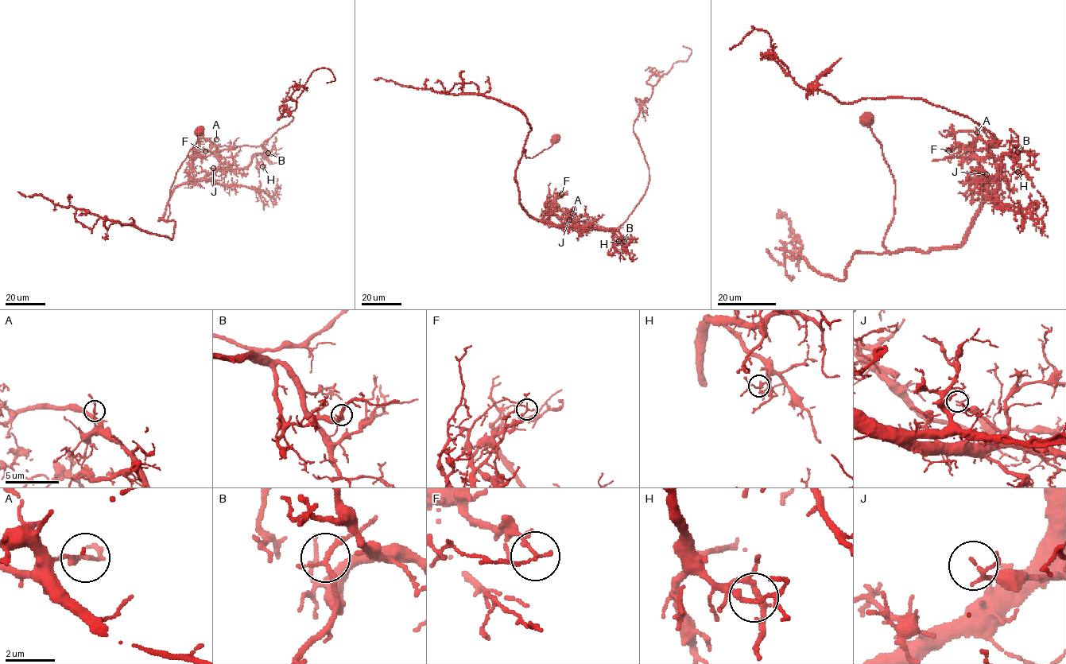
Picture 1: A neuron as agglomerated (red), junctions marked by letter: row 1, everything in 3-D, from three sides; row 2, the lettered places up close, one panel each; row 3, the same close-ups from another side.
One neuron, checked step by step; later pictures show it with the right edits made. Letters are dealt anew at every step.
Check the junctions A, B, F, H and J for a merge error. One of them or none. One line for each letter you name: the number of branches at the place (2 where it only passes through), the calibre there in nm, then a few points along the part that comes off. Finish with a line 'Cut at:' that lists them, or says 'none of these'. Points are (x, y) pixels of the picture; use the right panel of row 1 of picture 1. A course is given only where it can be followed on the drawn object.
F: 2 branches meet; 150 nm thick; foreign part runs (948, 150), (999, 143), (921, 99), (842, 103), (807, 90), (765, 31), (752, 27), (730, 49)
Cut at: F

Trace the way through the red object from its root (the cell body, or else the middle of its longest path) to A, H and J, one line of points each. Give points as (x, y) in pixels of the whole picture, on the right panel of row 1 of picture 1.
A: (868, 118), (895, 182), (894, 217), (883, 242), (892, 252), (962, 243), (998, 188), (996, 158), (977, 132)
H: (868, 118), (895, 182), (894, 217), (883, 242), (889, 251), (959, 246), (998, 188), (1004, 154), (1017, 172)
J: (868, 118), (895, 182), (894, 217), (883, 242), (889, 251), (959, 246), (998, 188), (998, 176), (986, 174)

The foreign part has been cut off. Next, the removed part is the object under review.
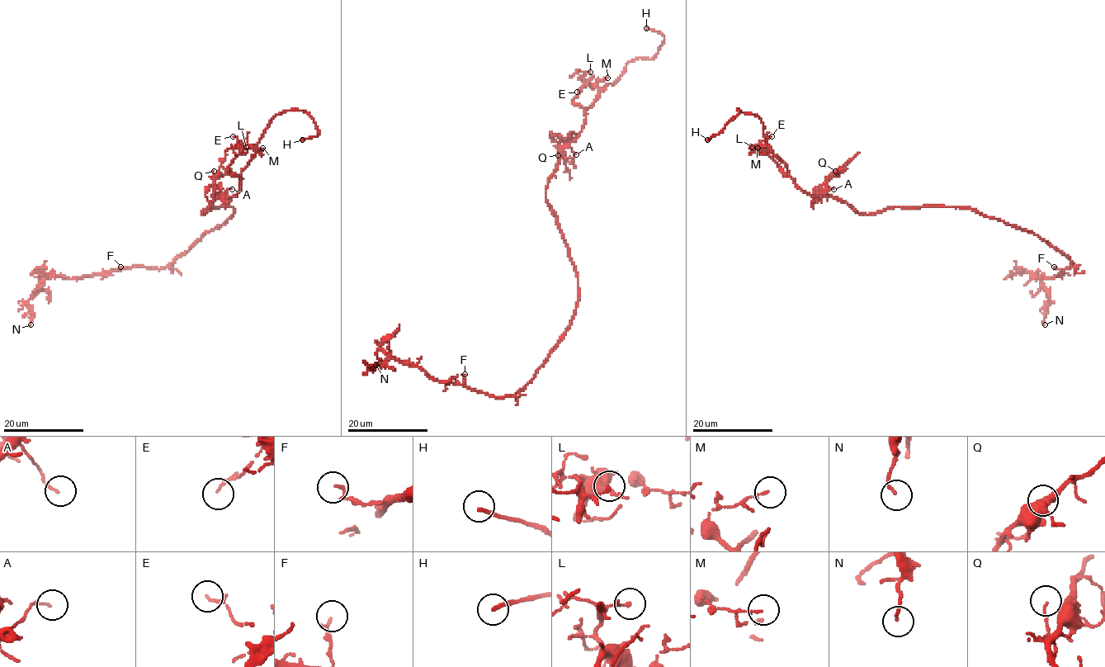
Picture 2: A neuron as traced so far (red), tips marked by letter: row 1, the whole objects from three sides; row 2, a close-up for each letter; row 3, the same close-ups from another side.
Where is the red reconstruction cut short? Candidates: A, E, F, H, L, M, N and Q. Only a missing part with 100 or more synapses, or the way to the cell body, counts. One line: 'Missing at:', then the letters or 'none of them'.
Missing at: H

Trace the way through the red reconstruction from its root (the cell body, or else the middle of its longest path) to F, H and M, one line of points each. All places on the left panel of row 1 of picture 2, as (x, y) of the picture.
F: (229, 206), (233, 208), (233, 212), (224, 224), (208, 232), (167, 265), (160, 268), (120, 269), (120, 267)
H: (229, 206), (201, 213), (216, 197), (239, 191), (241, 173), (276, 115), (307, 111), (319, 134), (302, 139)
M: (229, 206), (201, 213), (216, 197), (239, 191), (241, 173), (256, 149), (251, 146), (262, 148)

